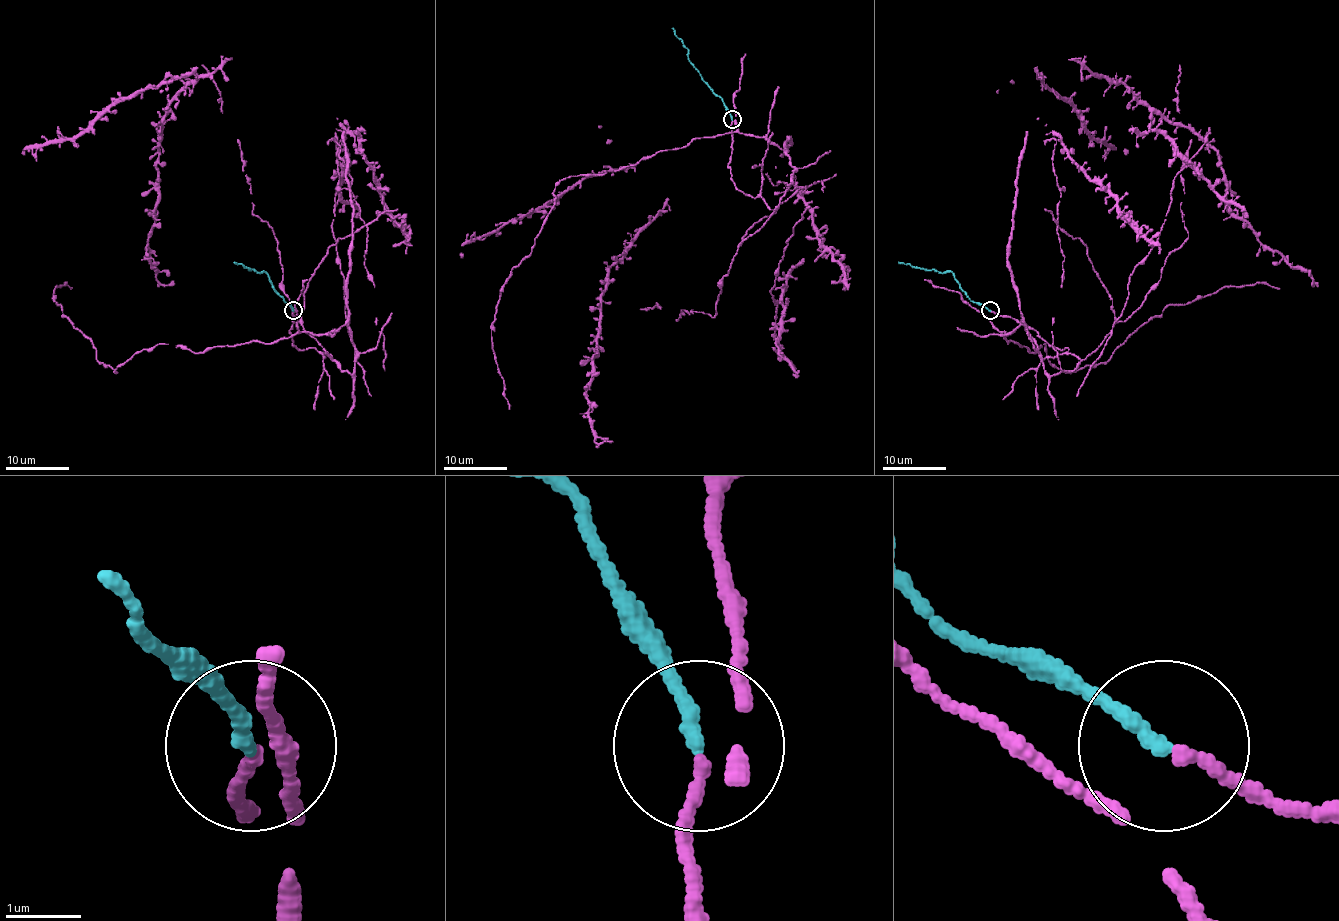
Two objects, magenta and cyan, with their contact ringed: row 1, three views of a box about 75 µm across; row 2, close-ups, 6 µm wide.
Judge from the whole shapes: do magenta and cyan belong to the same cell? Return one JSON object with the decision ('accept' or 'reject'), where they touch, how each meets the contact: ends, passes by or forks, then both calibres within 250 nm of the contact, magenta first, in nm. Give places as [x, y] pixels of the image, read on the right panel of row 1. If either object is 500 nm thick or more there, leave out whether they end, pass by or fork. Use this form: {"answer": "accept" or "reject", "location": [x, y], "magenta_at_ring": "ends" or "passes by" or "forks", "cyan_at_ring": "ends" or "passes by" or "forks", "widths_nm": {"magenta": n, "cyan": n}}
{"answer": "accept", "location": [990, 310], "magenta_at_ring": "passes by", "cyan_at_ring": "ends", "widths_nm": {"magenta": 100, "cyan": 180}}

